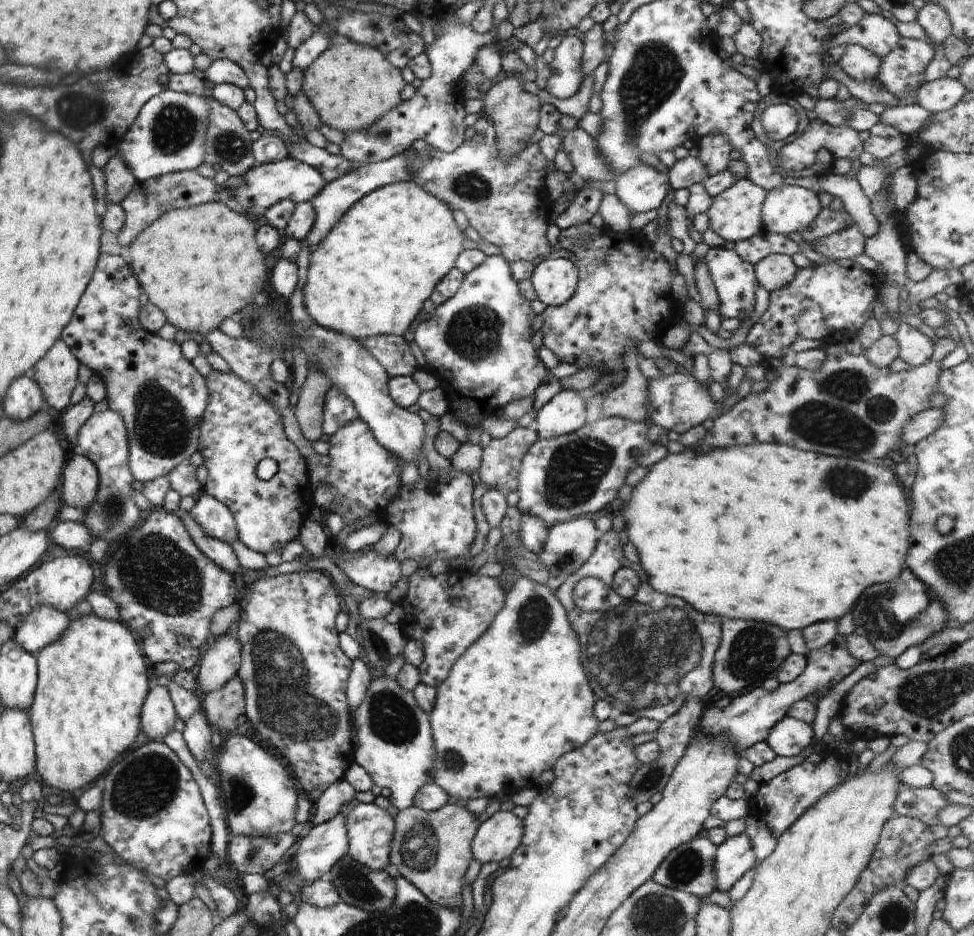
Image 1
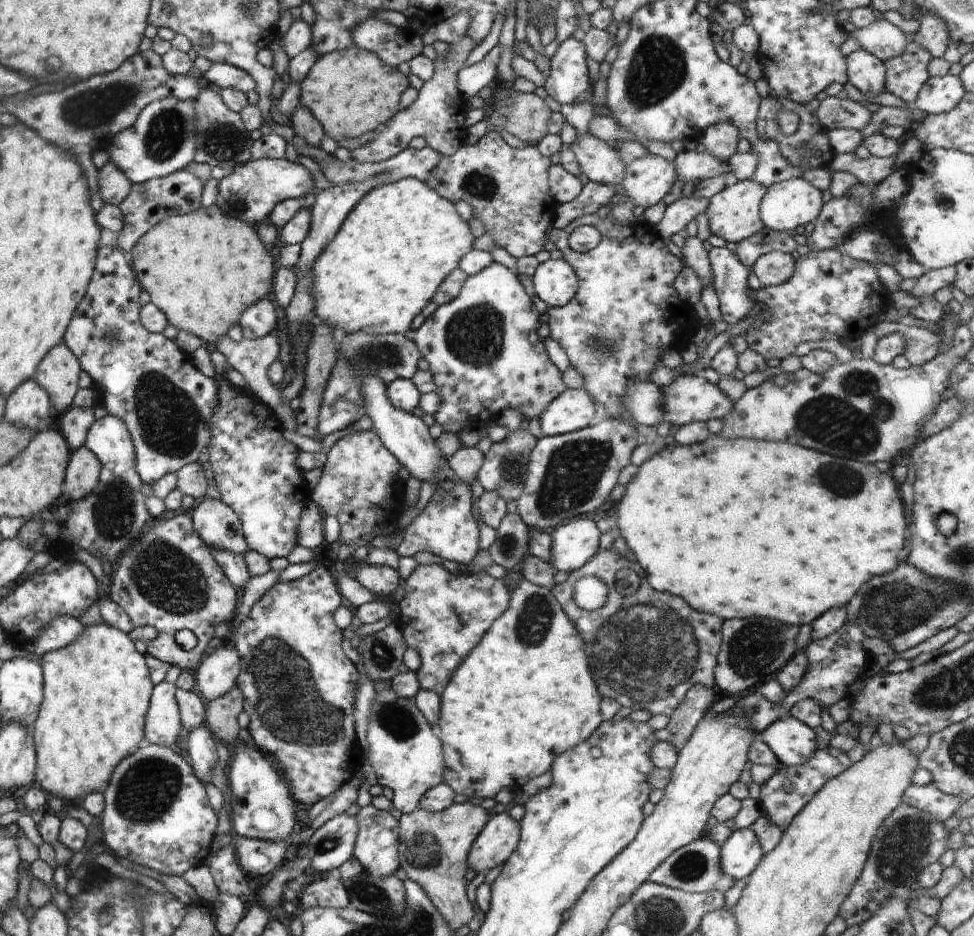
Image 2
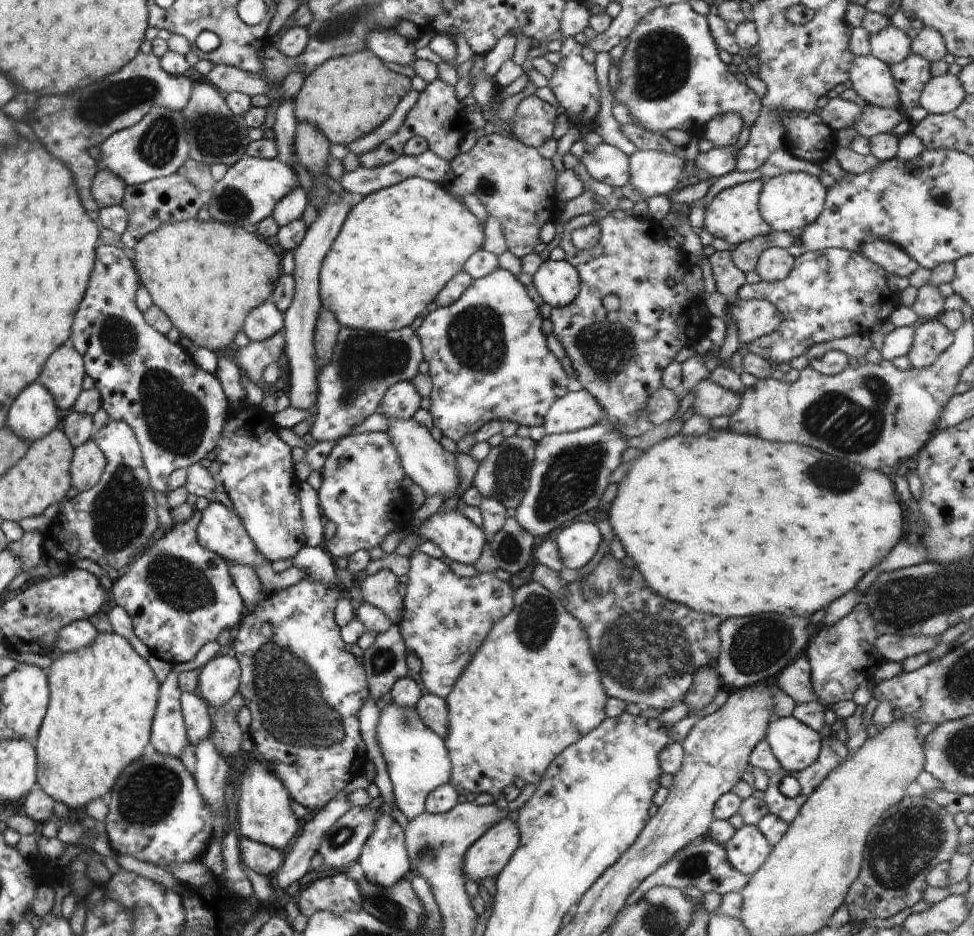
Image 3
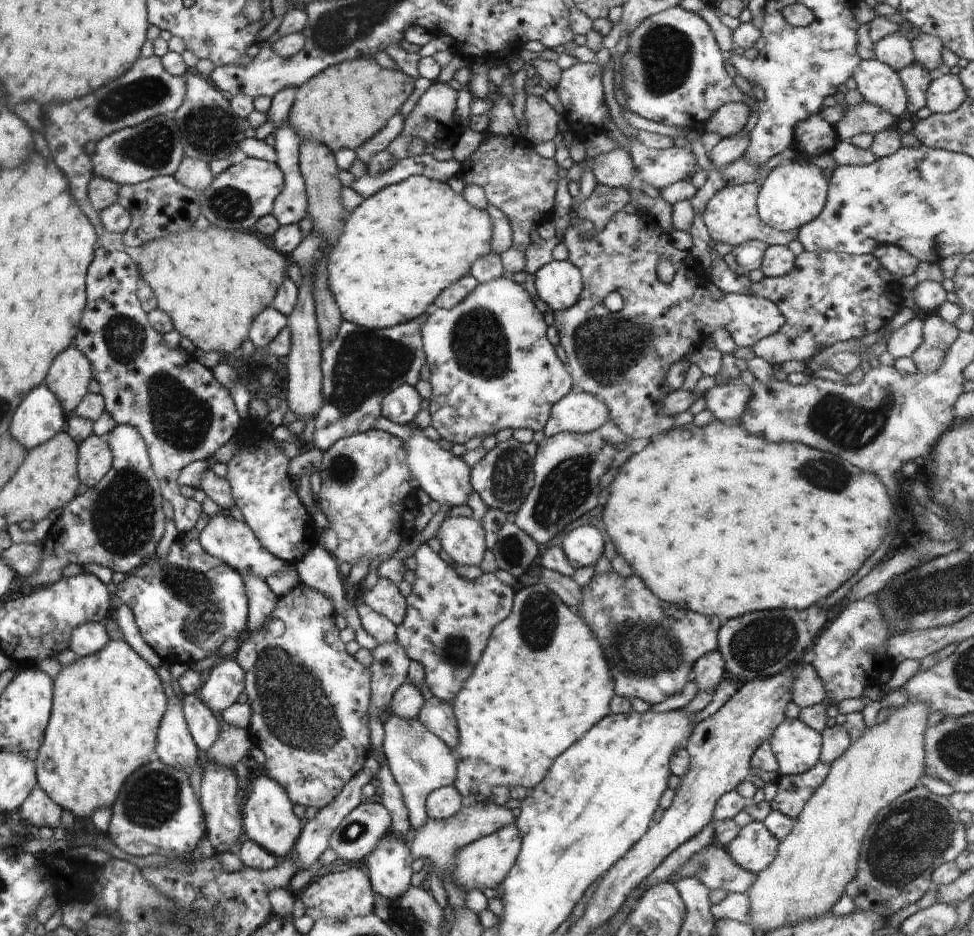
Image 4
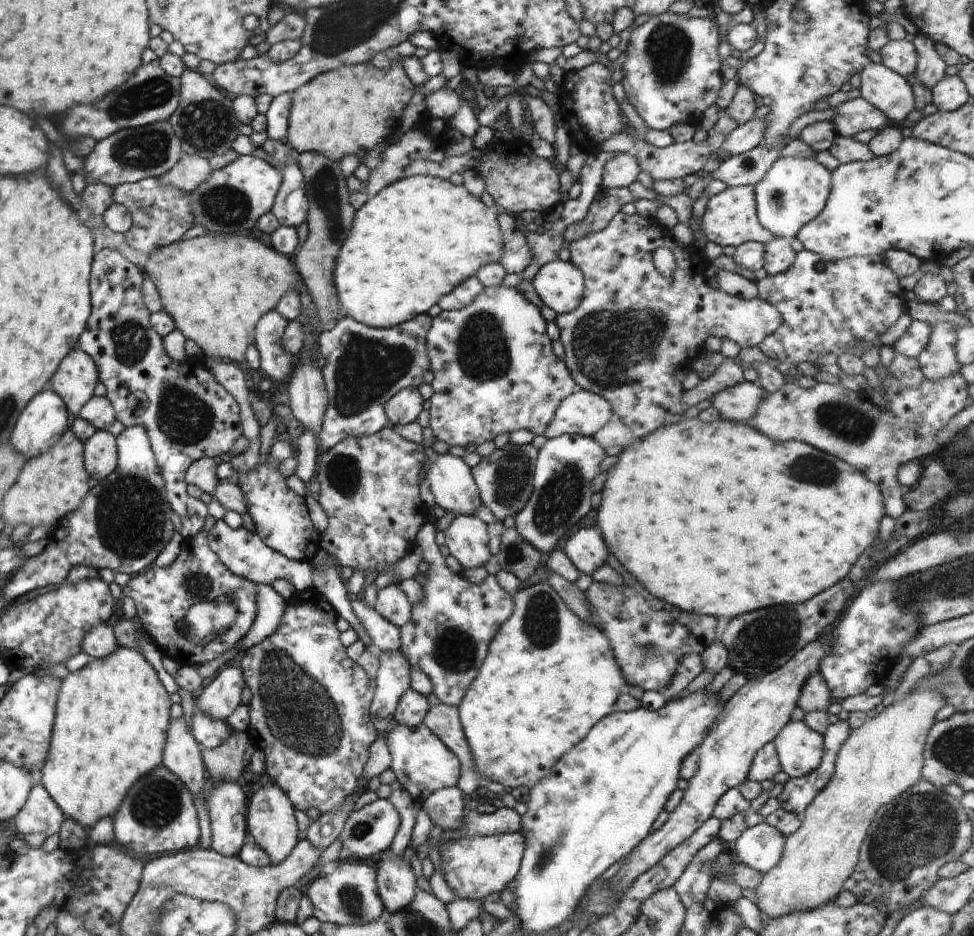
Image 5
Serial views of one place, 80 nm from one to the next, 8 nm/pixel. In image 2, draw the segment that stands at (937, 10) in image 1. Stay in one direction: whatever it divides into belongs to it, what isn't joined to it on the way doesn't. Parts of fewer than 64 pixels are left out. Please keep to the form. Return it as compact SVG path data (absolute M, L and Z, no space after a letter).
M918 15L916 17L919 19L920 29L911 37L912 41L929 52L932 57L943 57L951 40L946 30L946 23L934 15Z

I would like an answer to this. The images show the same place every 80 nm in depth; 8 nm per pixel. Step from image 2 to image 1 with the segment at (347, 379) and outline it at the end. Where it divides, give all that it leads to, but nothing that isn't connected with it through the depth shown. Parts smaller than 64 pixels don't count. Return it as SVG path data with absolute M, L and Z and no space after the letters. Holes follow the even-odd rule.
M378 335L356 339L376 359L390 377L411 377L418 369L408 347L409 336ZM332 387L326 393L322 423L323 436L326 439L350 421L358 418L359 414L353 402L342 391L339 391L338 387Z

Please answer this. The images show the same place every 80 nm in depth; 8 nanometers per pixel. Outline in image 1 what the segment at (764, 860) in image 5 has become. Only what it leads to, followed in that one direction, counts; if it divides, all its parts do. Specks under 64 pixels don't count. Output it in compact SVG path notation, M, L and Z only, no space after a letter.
M744 833L728 837L718 845L714 862L715 888L727 893L741 876L758 864L750 839Z

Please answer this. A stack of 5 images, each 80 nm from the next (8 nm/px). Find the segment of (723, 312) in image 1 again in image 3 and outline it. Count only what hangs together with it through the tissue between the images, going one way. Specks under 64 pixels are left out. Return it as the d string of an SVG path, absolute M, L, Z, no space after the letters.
M715 251L709 256L716 290L726 299L726 306L734 304L738 289L746 283L745 272L732 262L731 251Z

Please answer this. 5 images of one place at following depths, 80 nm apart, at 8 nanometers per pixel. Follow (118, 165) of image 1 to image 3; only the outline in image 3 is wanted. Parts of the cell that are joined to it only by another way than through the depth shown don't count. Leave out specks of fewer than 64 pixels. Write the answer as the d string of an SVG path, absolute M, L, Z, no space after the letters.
M100 168L91 184L91 195L98 208L120 205L125 195L125 182L108 169Z

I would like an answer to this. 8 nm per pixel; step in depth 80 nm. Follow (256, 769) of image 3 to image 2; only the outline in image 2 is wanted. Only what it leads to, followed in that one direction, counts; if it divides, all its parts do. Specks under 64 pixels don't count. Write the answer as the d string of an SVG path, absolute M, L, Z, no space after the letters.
M238 741L236 747L236 758L228 778L227 804L232 833L249 839L283 841L298 827L296 810L299 805L289 789L289 784L276 763L254 744Z

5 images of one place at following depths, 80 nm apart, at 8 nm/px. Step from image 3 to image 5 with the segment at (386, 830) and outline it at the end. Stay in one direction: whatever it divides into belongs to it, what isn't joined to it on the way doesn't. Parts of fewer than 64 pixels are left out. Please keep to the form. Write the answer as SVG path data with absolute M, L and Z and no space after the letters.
M391 850L377 857L378 892L382 902L389 913L397 913L407 907L416 896L419 889L416 884L417 878L412 872L410 862L402 857L396 859Z

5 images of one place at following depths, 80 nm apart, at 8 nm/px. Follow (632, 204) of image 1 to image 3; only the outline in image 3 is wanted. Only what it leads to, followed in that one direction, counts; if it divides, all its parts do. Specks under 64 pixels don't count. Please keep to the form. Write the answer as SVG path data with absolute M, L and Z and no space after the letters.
M637 149L628 156L628 160L629 182L646 196L646 200L658 194L668 196L678 186L678 182L685 177L685 160L676 152Z

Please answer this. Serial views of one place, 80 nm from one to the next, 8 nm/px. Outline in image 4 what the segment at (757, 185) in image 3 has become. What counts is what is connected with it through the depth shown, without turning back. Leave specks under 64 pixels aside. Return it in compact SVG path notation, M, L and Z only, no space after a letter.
M759 183L727 184L708 201L702 215L708 234L714 242L726 242L733 247L749 240L757 240L767 245L787 245L798 238L798 228L786 231L774 230L760 220L757 213L758 193Z

